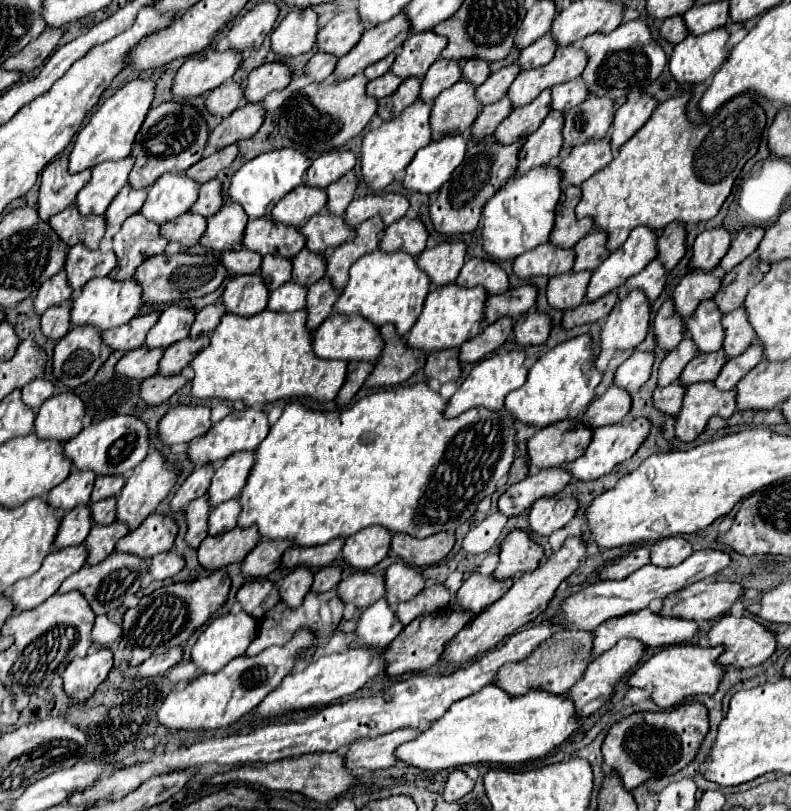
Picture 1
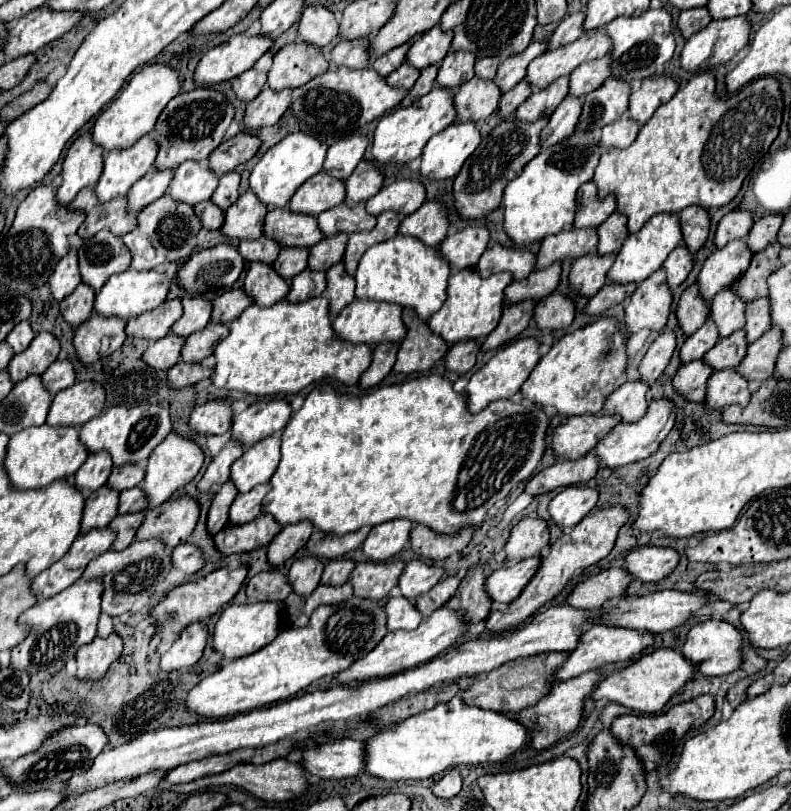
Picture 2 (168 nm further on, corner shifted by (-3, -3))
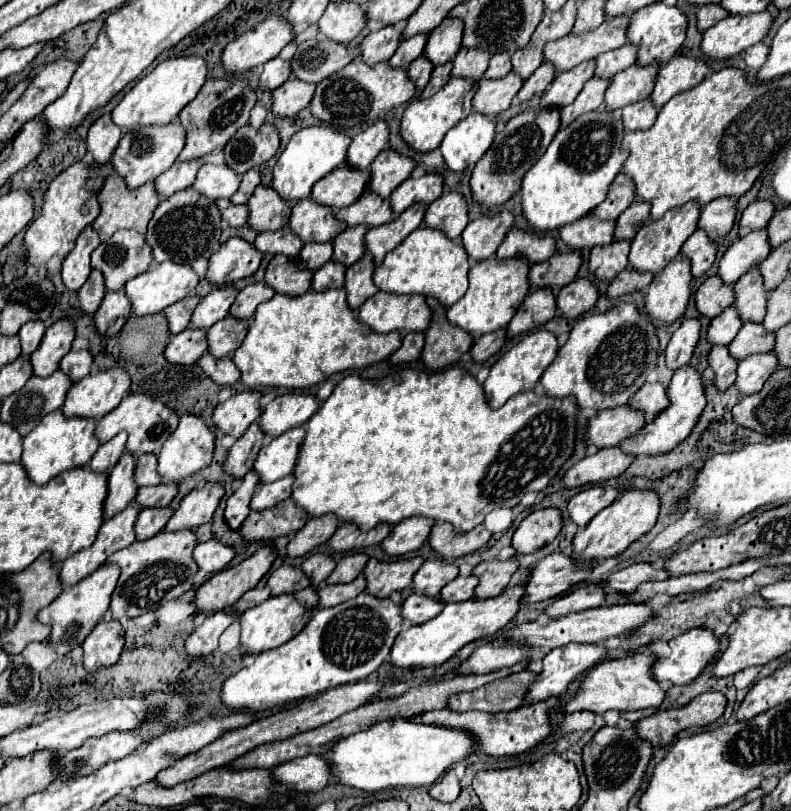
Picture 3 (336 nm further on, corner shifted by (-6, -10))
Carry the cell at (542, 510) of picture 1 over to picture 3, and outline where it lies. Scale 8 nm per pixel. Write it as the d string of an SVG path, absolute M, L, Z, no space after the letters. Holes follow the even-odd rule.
M592 486L582 490L580 494L576 494L570 504L568 504L568 512L570 518L580 526L586 528L588 522L606 506L610 506L618 496L618 490L614 490L614 486Z

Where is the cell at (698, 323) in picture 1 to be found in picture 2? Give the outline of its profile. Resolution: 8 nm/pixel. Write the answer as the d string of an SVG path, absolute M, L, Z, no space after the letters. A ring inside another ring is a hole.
M725 289L709 303L709 317L717 325L719 339L723 339L745 325L745 303L731 289Z

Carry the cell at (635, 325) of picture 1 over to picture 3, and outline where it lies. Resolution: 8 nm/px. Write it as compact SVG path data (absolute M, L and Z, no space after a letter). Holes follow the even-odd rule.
M678 256L660 274L654 276L646 292L648 314L662 322L674 322L680 318L690 302L690 282L690 260Z

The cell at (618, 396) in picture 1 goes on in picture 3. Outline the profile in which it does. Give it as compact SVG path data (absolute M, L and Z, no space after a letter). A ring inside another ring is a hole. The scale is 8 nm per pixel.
M656 382L656 384L644 384L642 390L636 392L632 402L628 404L630 408L644 410L648 418L654 418L668 406L668 396L666 396L666 386Z

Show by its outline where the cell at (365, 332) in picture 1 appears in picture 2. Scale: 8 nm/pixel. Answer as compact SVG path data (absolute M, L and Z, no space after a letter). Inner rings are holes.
M353 301L333 321L333 331L341 341L353 345L381 345L385 341L399 343L405 337L401 307L391 303Z

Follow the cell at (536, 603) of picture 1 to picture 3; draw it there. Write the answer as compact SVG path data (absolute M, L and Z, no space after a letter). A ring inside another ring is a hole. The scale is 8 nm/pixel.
M632 490L626 492L622 498L618 498L614 504L604 508L600 514L596 514L590 524L576 534L574 538L574 556L578 560L602 560L602 558L612 558L622 554L638 536L644 536L650 532L658 520L660 512L660 502L658 502L658 492L652 490Z

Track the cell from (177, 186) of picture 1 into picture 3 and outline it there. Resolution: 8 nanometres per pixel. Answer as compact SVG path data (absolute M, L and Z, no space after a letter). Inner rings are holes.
M204 164L202 170L198 170L198 176L192 188L212 200L218 200L218 198L230 198L238 190L240 182L242 182L242 176L230 170L226 164L220 164L220 166Z

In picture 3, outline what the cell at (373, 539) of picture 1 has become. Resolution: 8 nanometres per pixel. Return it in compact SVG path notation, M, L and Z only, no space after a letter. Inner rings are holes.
M410 518L406 522L398 522L398 526L392 526L390 536L382 542L382 548L388 556L414 552L426 542L432 526L434 522L430 522L430 518Z

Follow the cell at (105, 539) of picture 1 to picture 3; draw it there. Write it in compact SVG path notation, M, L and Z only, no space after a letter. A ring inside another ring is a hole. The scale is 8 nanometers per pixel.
M170 506L164 508L144 508L136 520L136 540L148 540L154 534L158 534L166 522L172 518L174 510Z

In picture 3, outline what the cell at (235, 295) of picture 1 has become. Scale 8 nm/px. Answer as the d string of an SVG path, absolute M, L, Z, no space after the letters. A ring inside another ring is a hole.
M278 254L272 258L268 270L266 270L266 284L270 284L280 294L304 294L312 286L314 272L308 272L298 258L286 258L284 254Z

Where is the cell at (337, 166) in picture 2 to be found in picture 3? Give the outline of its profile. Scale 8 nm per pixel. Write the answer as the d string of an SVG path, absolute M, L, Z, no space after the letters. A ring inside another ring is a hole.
M384 118L376 120L372 126L368 126L364 132L360 132L350 148L348 148L348 164L354 166L354 168L368 168L374 158L384 150L384 146L388 144L388 134L390 134L390 128L388 128L388 122Z

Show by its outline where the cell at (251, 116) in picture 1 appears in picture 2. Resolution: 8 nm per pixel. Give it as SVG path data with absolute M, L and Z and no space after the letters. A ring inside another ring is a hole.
M267 85L263 91L247 105L243 125L247 131L255 131L261 127L275 125L281 115L287 111L291 103L291 89L287 91L271 91Z

